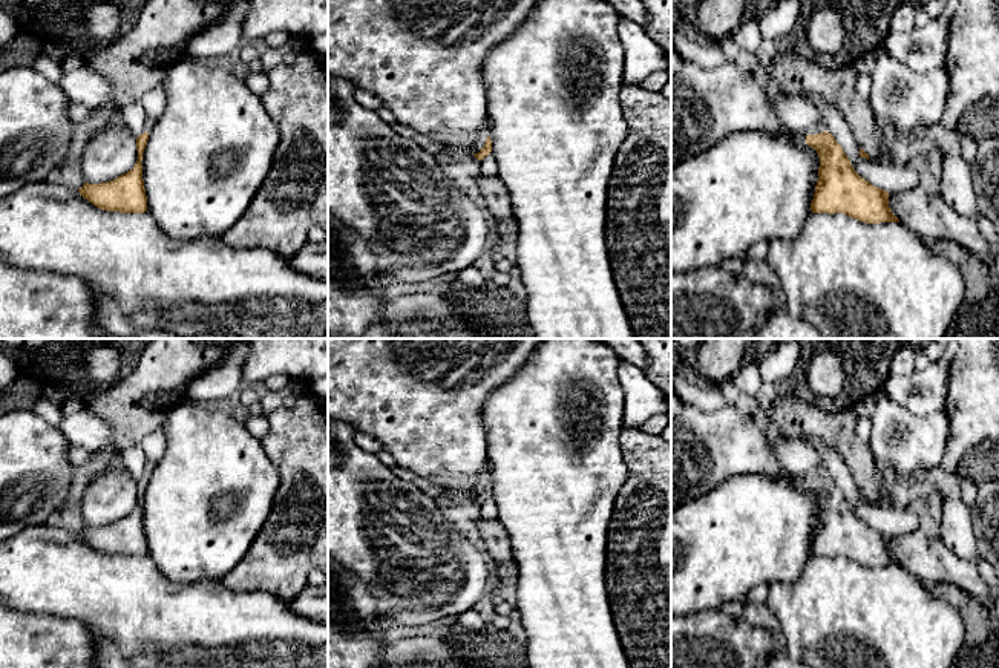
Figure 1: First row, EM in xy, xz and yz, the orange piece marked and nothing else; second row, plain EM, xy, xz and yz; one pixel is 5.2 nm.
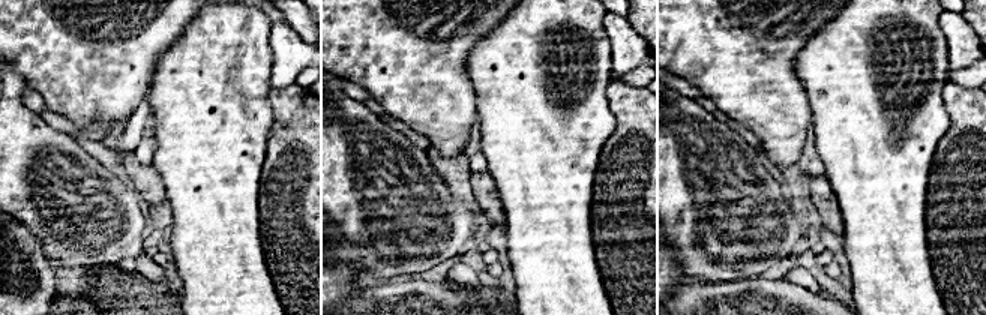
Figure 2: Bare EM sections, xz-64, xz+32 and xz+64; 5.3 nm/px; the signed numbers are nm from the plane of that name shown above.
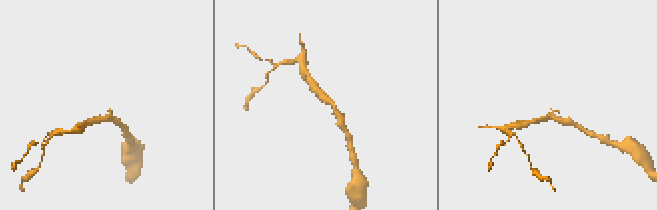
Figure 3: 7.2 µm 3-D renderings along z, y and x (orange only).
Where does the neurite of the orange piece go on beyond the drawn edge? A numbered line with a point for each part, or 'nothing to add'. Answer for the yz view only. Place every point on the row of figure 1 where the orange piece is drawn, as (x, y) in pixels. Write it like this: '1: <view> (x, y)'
1: yz (799, 114)

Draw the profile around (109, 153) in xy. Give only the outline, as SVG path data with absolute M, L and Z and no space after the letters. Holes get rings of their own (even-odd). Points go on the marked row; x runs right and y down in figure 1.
M112 126L90 138L80 161L86 182L113 181L136 164L136 139L120 126Z

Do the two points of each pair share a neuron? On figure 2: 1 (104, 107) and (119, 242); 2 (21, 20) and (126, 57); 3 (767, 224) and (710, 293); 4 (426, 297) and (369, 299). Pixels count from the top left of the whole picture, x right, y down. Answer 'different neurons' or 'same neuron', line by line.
1: different neurons
2: same neuron
3: different neurons
4: same neuron

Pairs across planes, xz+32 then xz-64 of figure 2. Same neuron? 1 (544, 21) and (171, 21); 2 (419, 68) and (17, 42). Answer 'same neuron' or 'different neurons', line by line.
1: different neurons
2: same neuron

